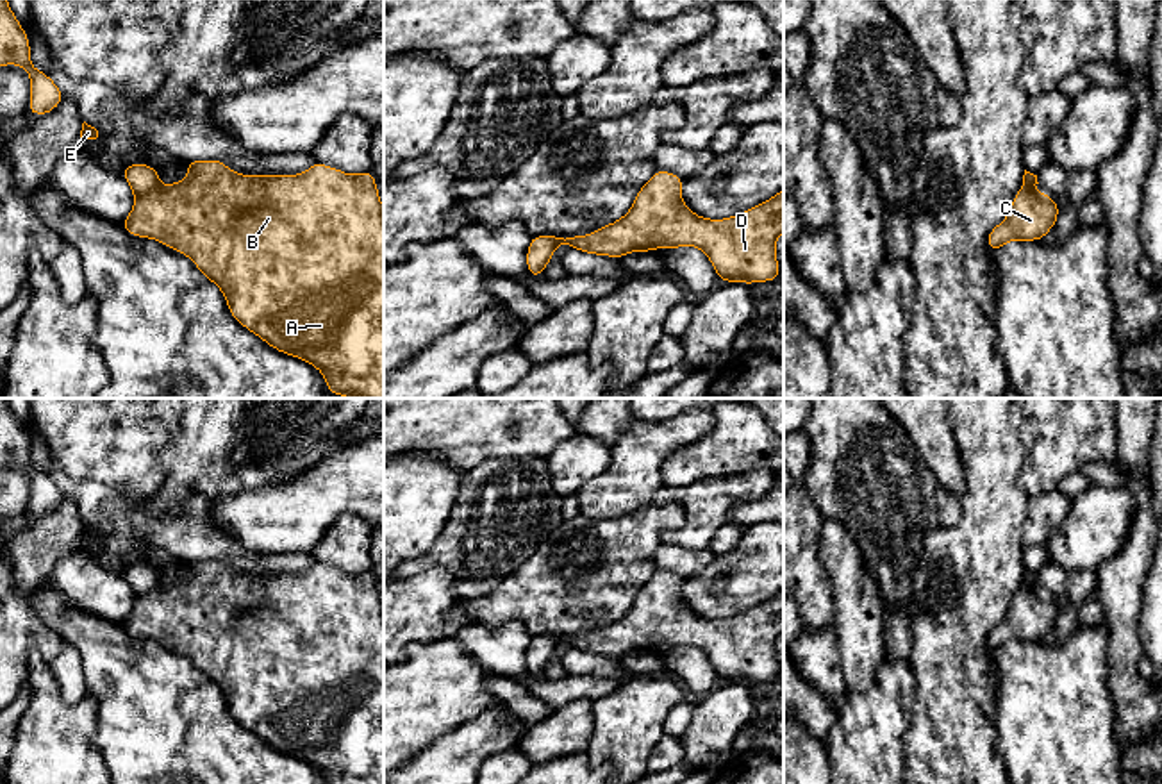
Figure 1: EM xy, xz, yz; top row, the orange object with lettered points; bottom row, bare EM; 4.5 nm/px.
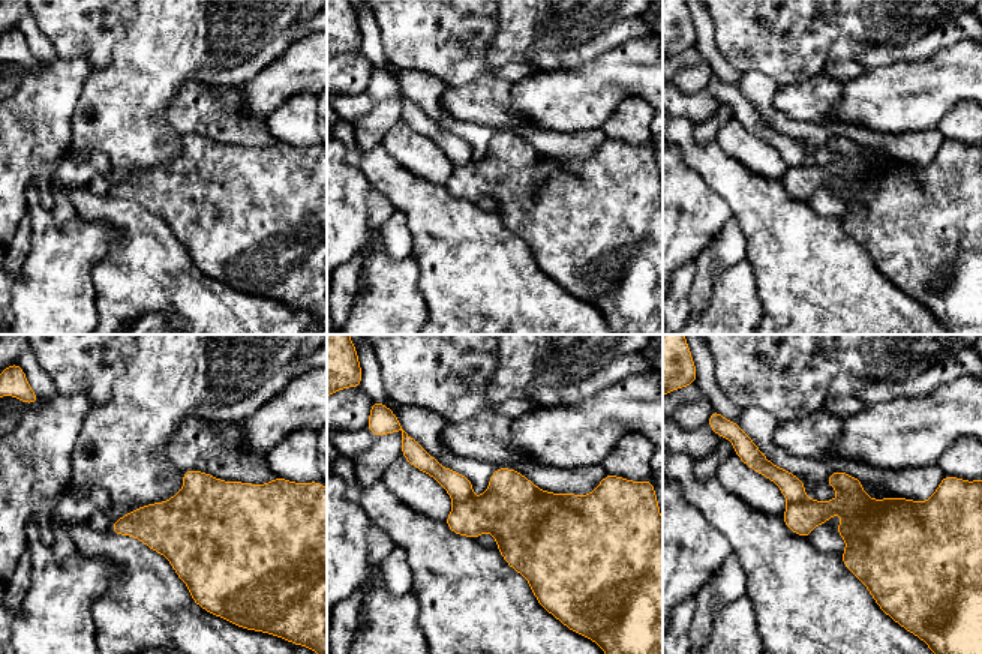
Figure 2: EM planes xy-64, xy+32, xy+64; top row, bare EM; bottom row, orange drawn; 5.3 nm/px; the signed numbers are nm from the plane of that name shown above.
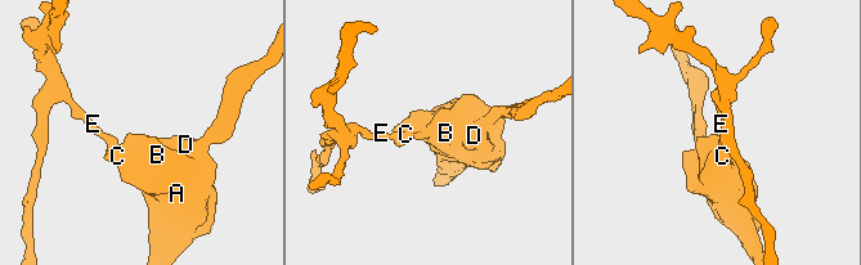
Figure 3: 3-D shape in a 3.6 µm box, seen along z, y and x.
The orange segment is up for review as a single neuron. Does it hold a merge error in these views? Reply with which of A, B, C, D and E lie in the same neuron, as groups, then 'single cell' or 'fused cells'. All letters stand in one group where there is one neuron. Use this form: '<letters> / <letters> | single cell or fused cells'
A B C D / E | fused cells

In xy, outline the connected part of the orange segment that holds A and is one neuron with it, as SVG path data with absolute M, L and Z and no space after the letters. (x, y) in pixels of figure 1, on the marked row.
M218 159L187 161L186 168L189 175L184 180L157 186L145 195L134 196L134 207L121 221L123 229L134 238L150 238L187 255L220 288L232 318L239 325L271 348L312 364L323 373L330 393L350 398L384 398L384 207L375 175L371 171L350 175L321 163L314 163L309 170L296 175L243 175Z

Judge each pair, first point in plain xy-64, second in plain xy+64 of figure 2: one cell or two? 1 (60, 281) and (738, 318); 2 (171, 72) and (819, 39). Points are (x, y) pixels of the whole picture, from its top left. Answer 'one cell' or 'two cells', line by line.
1: one cell
2: two cells

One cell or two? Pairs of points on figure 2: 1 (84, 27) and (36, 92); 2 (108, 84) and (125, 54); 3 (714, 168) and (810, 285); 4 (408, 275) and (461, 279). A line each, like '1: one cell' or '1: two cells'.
1: two cells
2: one cell
3: one cell
4: two cells

